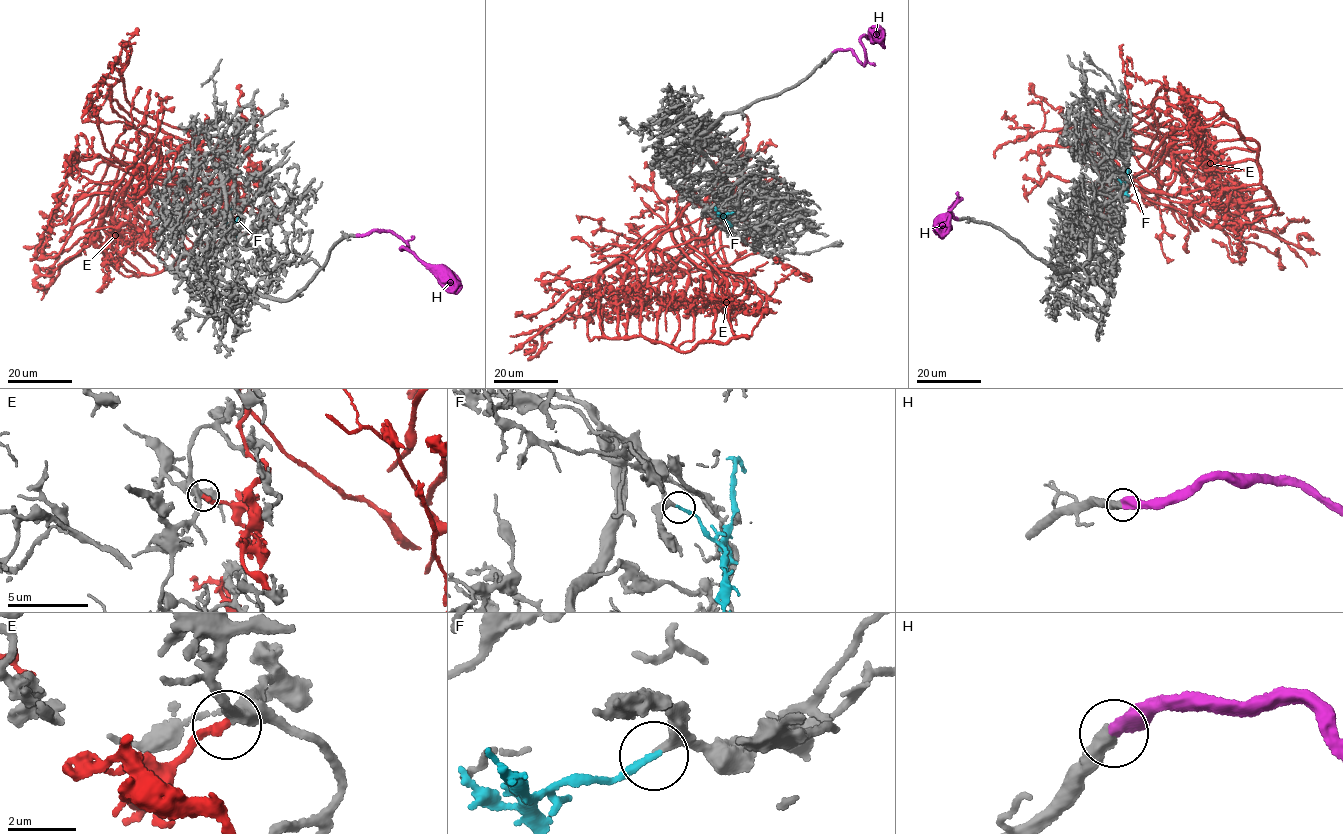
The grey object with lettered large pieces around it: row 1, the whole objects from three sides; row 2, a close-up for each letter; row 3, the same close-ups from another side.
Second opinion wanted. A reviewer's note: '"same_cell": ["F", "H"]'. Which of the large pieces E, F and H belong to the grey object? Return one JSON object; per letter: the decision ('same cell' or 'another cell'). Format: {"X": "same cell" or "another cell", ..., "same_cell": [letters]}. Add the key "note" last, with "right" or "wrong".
{"E": "another cell", "F": "same cell", "H": "same cell", "same_cell": ["F", "H"], "note": "right"}

